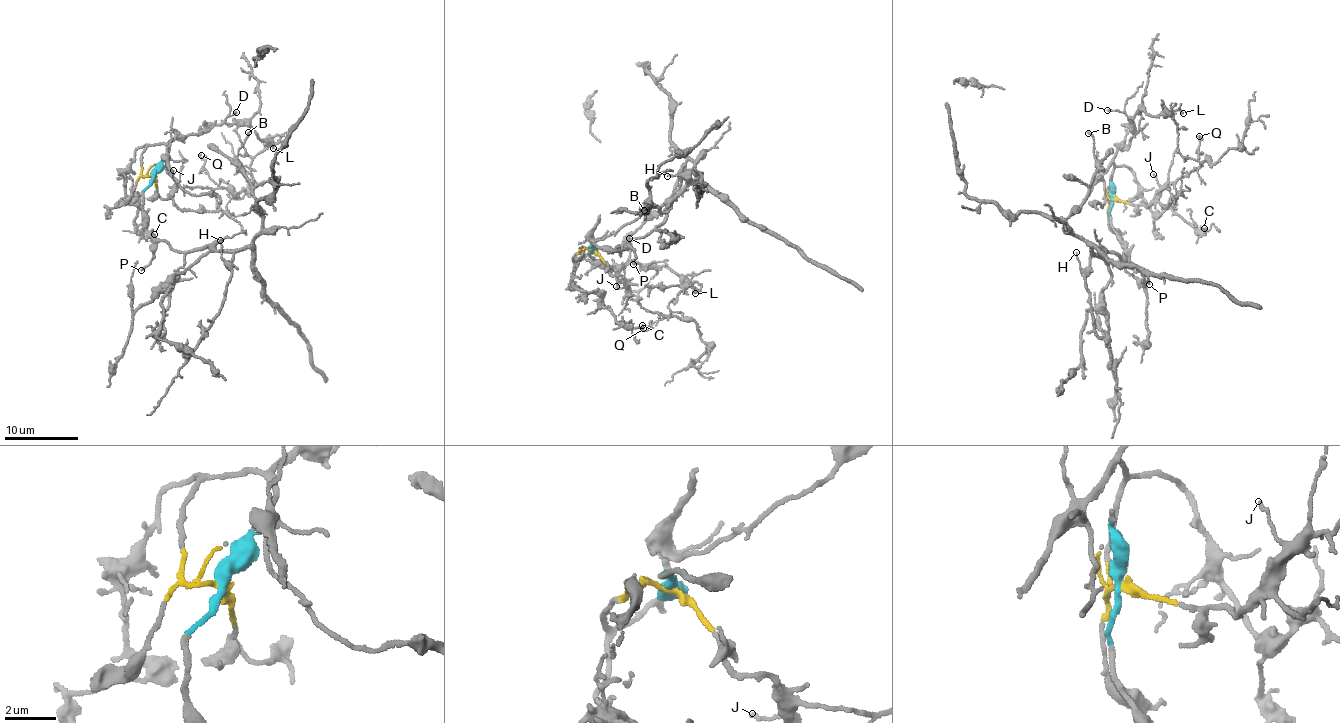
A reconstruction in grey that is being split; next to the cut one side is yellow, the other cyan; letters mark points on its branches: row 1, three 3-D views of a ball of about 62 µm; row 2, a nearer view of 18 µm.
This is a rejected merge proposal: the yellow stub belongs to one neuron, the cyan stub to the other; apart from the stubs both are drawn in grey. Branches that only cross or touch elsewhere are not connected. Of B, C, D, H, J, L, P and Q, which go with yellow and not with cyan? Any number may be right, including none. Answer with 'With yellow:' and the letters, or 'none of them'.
With yellow: C, D, J, L, Q

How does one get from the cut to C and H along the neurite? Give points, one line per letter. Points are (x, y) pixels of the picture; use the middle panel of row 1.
C: (592, 250), (581, 251), (572, 258), (576, 288), (597, 295), (614, 319), (626, 326), (642, 324)
H: (592, 250), (595, 243), (619, 250), (664, 220), (667, 206), (688, 182), (676, 174), (667, 176)

